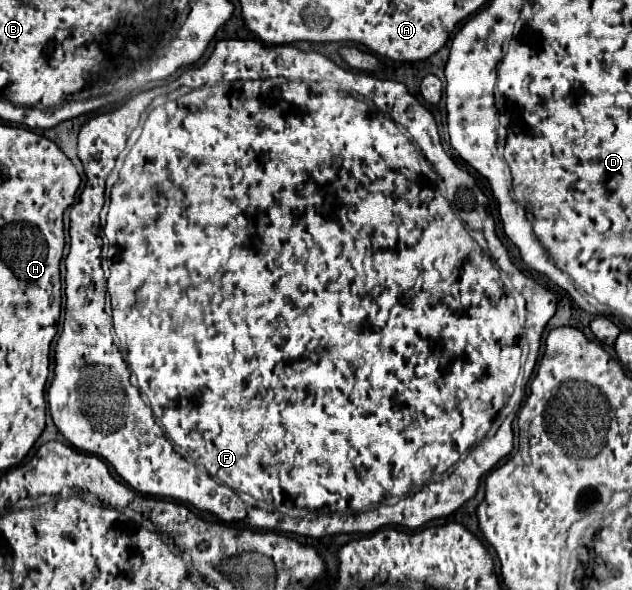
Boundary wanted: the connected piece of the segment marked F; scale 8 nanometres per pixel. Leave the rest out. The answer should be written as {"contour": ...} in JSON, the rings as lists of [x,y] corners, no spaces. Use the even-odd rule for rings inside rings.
{"contour":[[[225,39],[225,41],[219,41],[219,43],[217,43],[217,45],[215,45],[215,49],[213,49],[213,55],[211,55],[211,57],[209,57],[209,61],[207,61],[207,63],[205,63],[205,65],[203,65],[203,67],[201,67],[201,69],[187,69],[187,71],[185,71],[185,73],[182,73],[182,74],[181,74],[181,77],[179,77],[179,79],[177,79],[177,80],[174,80],[174,81],[172,81],[172,82],[170,82],[170,83],[168,83],[168,84],[165,84],[165,85],[161,85],[161,86],[158,86],[158,87],[155,87],[155,88],[153,88],[153,89],[151,89],[151,90],[148,90],[148,91],[143,91],[143,92],[139,92],[139,93],[137,93],[137,94],[135,94],[135,95],[133,95],[133,96],[132,96],[132,97],[131,97],[131,99],[129,99],[129,101],[127,101],[127,103],[123,103],[123,105],[119,105],[119,107],[117,107],[117,109],[115,109],[115,111],[109,111],[109,113],[101,113],[101,115],[97,115],[97,117],[93,117],[93,119],[89,119],[89,121],[87,121],[87,123],[85,123],[85,125],[83,125],[83,127],[81,127],[81,131],[79,131],[79,159],[81,159],[81,163],[83,163],[83,169],[85,169],[85,177],[87,177],[87,181],[85,181],[85,187],[83,187],[83,191],[81,191],[81,195],[79,195],[79,201],[77,201],[77,203],[75,203],[75,205],[73,205],[73,207],[71,207],[71,213],[69,213],[69,219],[71,219],[71,225],[69,225],[69,241],[71,241],[71,243],[69,243],[69,255],[67,255],[67,259],[65,259],[65,267],[67,267],[67,273],[65,273],[65,297],[67,297],[67,305],[65,305],[65,321],[63,321],[63,330],[62,330],[62,333],[61,333],[61,335],[59,335],[59,341],[57,341],[57,345],[55,345],[55,375],[53,375],[53,381],[51,381],[51,387],[49,387],[49,391],[47,391],[47,399],[49,399],[49,407],[51,407],[51,417],[53,417],[53,421],[55,421],[55,425],[57,425],[57,429],[59,429],[59,431],[61,431],[61,433],[63,433],[63,435],[65,435],[65,439],[67,439],[67,441],[71,441],[71,443],[73,443],[73,445],[75,445],[75,447],[77,447],[77,449],[81,449],[81,451],[87,451],[87,453],[93,453],[93,455],[99,455],[99,457],[103,457],[103,459],[105,459],[105,461],[109,461],[109,463],[111,463],[111,465],[113,465],[113,467],[115,467],[115,471],[117,471],[117,473],[119,473],[119,477],[121,477],[121,479],[123,479],[123,481],[125,481],[125,483],[127,483],[127,485],[131,485],[131,487],[133,487],[133,489],[135,489],[135,491],[139,491],[139,493],[145,493],[145,495],[155,495],[155,497],[171,497],[171,499],[179,499],[179,501],[185,501],[185,503],[191,503],[191,505],[193,505],[193,507],[195,507],[195,509],[199,509],[199,511],[203,511],[203,513],[211,513],[211,515],[215,515],[215,517],[217,517],[217,519],[219,519],[219,521],[221,521],[221,523],[241,523],[241,521],[243,521],[243,519],[247,519],[247,523],[251,523],[251,527],[253,527],[253,529],[265,529],[265,531],[279,531],[279,533],[297,533],[297,535],[305,535],[305,537],[317,537],[317,539],[319,539],[319,537],[325,537],[325,535],[335,535],[335,533],[375,533],[375,531],[379,531],[379,529],[383,529],[383,527],[407,527],[407,529],[411,529],[411,531],[415,531],[415,529],[419,529],[419,527],[421,527],[421,525],[425,525],[425,523],[427,523],[427,521],[431,521],[431,519],[439,519],[439,517],[447,517],[447,515],[451,515],[451,513],[453,513],[453,511],[457,511],[457,509],[459,509],[459,507],[461,507],[461,505],[463,505],[463,503],[465,503],[465,501],[469,501],[469,499],[473,499],[473,497],[475,497],[475,493],[477,493],[477,489],[479,489],[479,481],[481,481],[481,477],[483,477],[483,475],[485,475],[485,473],[489,473],[489,471],[491,471],[491,469],[493,469],[493,467],[495,467],[495,465],[497,465],[497,461],[499,461],[499,459],[503,459],[503,457],[506,457],[506,456],[507,456],[507,455],[508,455],[508,454],[509,454],[509,453],[511,453],[511,451],[512,451],[512,450],[513,450],[513,429],[511,429],[511,421],[513,421],[513,419],[511,419],[511,417],[507,417],[507,419],[505,419],[505,421],[503,421],[503,423],[501,423],[501,425],[499,425],[499,429],[497,429],[497,435],[493,435],[493,437],[495,437],[495,439],[493,439],[493,437],[491,437],[491,439],[483,439],[483,437],[485,437],[485,435],[487,435],[487,431],[489,431],[489,429],[491,429],[491,425],[493,425],[493,421],[495,421],[495,417],[497,417],[497,413],[499,413],[499,411],[501,411],[501,409],[503,409],[503,405],[505,405],[505,403],[507,403],[507,399],[509,399],[509,397],[511,397],[511,393],[513,393],[513,385],[515,385],[515,382],[516,382],[516,379],[517,379],[517,377],[518,377],[518,375],[519,375],[519,371],[520,371],[520,368],[521,368],[521,365],[522,365],[522,360],[521,360],[521,359],[522,359],[522,357],[524,357],[524,351],[529,351],[529,355],[527,355],[527,361],[525,361],[525,373],[531,373],[531,371],[533,371],[533,367],[535,367],[535,361],[537,361],[537,355],[539,355],[539,347],[541,347],[541,335],[543,335],[543,329],[545,329],[545,325],[547,325],[547,323],[549,323],[549,319],[551,319],[551,317],[553,317],[553,315],[555,315],[555,311],[557,311],[557,299],[555,299],[555,295],[553,295],[553,293],[551,293],[551,291],[547,291],[547,289],[545,289],[545,287],[541,287],[541,285],[539,285],[539,283],[535,283],[535,281],[533,281],[533,279],[531,279],[531,277],[525,277],[525,275],[523,275],[523,272],[522,272],[522,271],[521,271],[521,270],[519,270],[519,269],[517,269],[517,267],[515,267],[515,265],[513,265],[513,263],[511,263],[511,260],[510,260],[510,257],[509,257],[509,255],[508,255],[508,251],[505,251],[505,247],[503,247],[503,245],[501,245],[501,241],[499,241],[499,239],[497,239],[497,235],[495,235],[495,223],[493,223],[493,217],[491,217],[491,213],[489,213],[489,201],[487,201],[487,197],[485,197],[485,195],[483,195],[483,191],[481,191],[481,189],[479,189],[479,187],[477,187],[477,185],[475,185],[475,179],[473,179],[473,177],[471,177],[471,175],[469,175],[469,173],[467,173],[467,171],[463,171],[463,169],[459,169],[459,167],[457,167],[457,165],[455,165],[455,163],[453,163],[453,159],[451,159],[451,157],[447,157],[447,153],[445,153],[445,151],[443,151],[443,147],[441,147],[441,141],[439,141],[439,133],[437,133],[437,123],[435,123],[435,117],[433,117],[433,113],[431,113],[431,111],[429,111],[429,109],[427,109],[427,107],[425,107],[425,105],[423,105],[423,103],[419,103],[419,101],[417,101],[417,99],[415,99],[415,97],[413,97],[413,95],[411,95],[411,93],[409,93],[409,91],[407,91],[407,87],[405,87],[405,85],[403,85],[403,83],[397,83],[397,81],[383,81],[383,79],[377,79],[377,77],[375,77],[375,76],[374,76],[374,75],[371,75],[371,74],[369,74],[369,73],[364,73],[364,72],[358,72],[358,73],[355,73],[355,72],[353,72],[353,71],[352,71],[352,70],[350,70],[350,69],[349,69],[349,70],[348,70],[348,71],[346,71],[346,70],[345,70],[345,69],[344,69],[344,68],[343,68],[343,67],[341,67],[341,66],[338,66],[338,65],[337,65],[337,64],[336,64],[336,63],[335,63],[335,62],[334,62],[334,61],[332,61],[332,60],[331,60],[331,59],[329,59],[329,58],[328,58],[328,57],[326,57],[326,56],[324,56],[324,55],[322,55],[322,54],[321,54],[321,53],[318,53],[318,52],[317,52],[317,51],[303,51],[303,50],[301,50],[301,49],[297,49],[297,47],[293,47],[293,45],[275,45],[275,47],[265,47],[265,45],[263,45],[263,43],[261,43],[261,41],[255,41],[255,39]],[[437,177],[441,177],[441,179],[443,179],[443,181],[445,181],[445,185],[447,185],[447,199],[445,199],[445,197],[443,197],[443,193],[441,193],[441,183],[439,183],[439,179],[437,179]],[[106,257],[108,257],[108,258],[109,258],[109,259],[107,259],[107,261],[109,261],[109,265],[102,265],[102,262],[103,262],[103,261],[104,261],[104,259],[105,259],[105,258],[106,258]],[[465,451],[469,451],[469,452],[468,452],[468,454],[467,454],[467,456],[466,456],[466,458],[465,458],[465,459],[464,459],[464,460],[460,460],[460,461],[459,461],[459,457],[461,457],[461,455],[463,455],[463,453],[465,453]]]}

